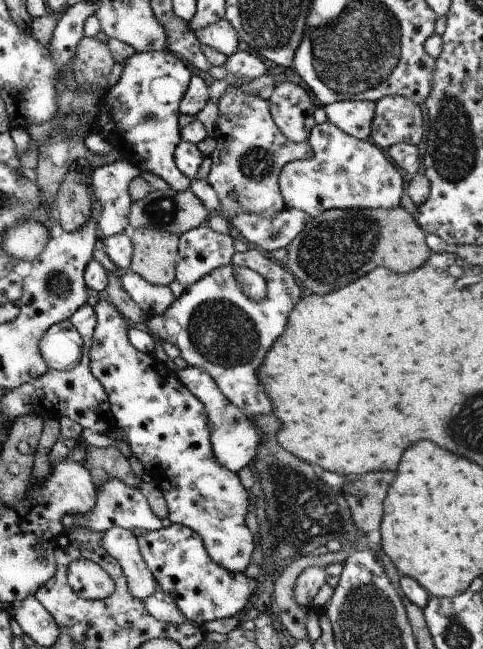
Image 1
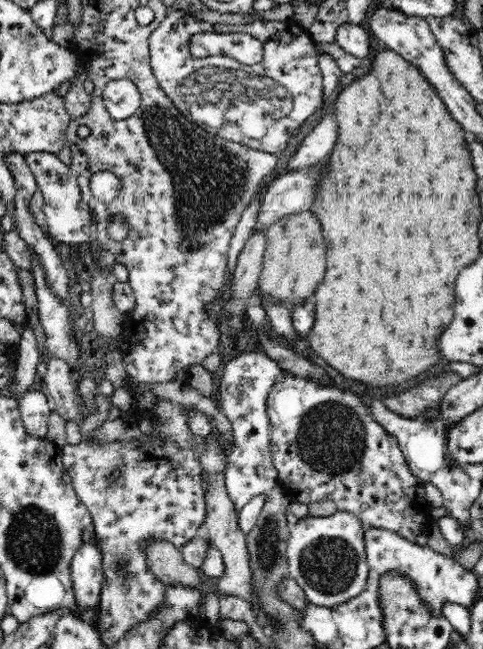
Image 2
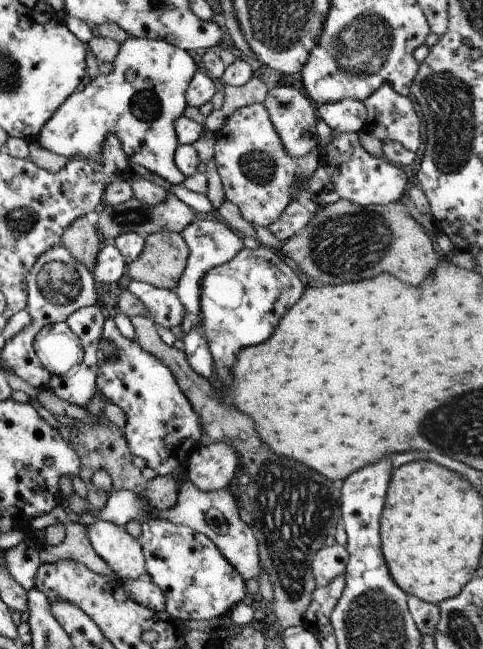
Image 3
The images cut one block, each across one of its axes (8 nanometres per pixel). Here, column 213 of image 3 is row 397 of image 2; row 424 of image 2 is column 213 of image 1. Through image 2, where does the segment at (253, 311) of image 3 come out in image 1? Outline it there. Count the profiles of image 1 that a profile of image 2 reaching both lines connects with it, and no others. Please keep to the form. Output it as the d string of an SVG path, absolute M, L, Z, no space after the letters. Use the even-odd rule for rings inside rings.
M249 247L243 253L234 253L228 266L216 267L187 286L162 315L147 317L143 327L156 339L179 348L189 367L205 370L215 380L220 392L249 417L270 415L273 402L261 383L260 368L275 342L283 336L290 314L301 299L302 292L294 277L291 271L268 260L258 249ZM241 266L262 275L267 284L264 300L254 302L240 290L233 270Z

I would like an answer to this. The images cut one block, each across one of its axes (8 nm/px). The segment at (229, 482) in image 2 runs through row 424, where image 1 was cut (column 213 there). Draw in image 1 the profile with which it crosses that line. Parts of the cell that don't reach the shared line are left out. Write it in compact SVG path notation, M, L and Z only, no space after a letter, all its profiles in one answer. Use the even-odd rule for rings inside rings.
M208 224L179 234L179 256L175 268L178 282L186 288L216 267L228 266L235 253L233 240L234 233L219 234Z

